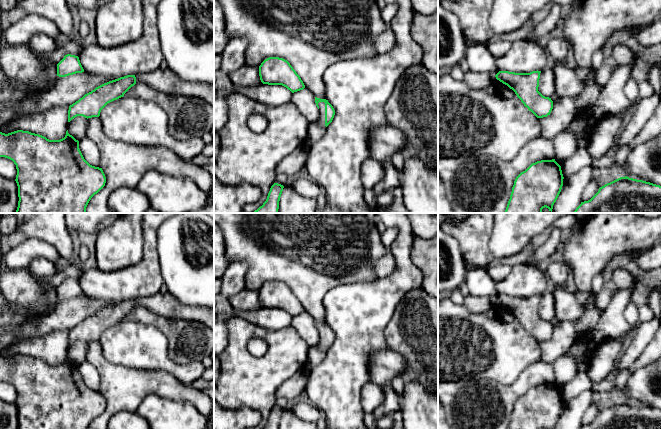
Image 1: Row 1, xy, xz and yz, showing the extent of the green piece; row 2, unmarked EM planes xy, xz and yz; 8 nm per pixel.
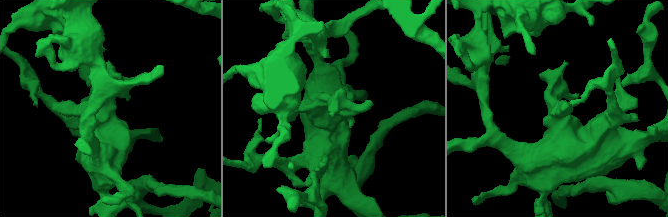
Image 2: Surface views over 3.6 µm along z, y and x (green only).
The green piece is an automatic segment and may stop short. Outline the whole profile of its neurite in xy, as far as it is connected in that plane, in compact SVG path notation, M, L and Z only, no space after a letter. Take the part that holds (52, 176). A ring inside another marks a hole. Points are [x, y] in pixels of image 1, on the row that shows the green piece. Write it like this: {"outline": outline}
{"outline": "M17 130L8 134L0 132L0 157L14 162L17 169L18 207L15 213L86 213L91 198L106 183L102 168L90 165L79 149L79 141L66 131L64 138L49 140L29 131Z"}

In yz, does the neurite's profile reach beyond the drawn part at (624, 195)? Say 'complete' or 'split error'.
complete

